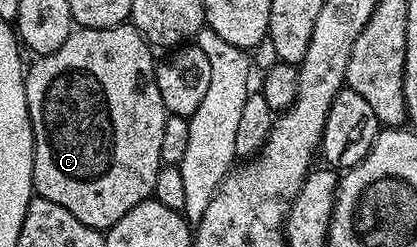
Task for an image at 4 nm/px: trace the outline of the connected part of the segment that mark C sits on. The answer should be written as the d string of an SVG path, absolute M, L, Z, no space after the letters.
M131 23L116 25L110 29L83 29L74 28L61 46L55 51L38 56L33 66L28 66L25 74L25 94L27 95L27 107L29 118L33 124L33 188L36 196L43 199L51 199L51 203L59 203L59 207L67 207L79 223L83 223L92 229L108 231L131 207L135 207L140 201L150 200L155 187L155 175L161 169L163 158L161 148L165 145L165 119L167 112L164 107L163 97L156 83L154 50L148 41L141 36L138 29Z

